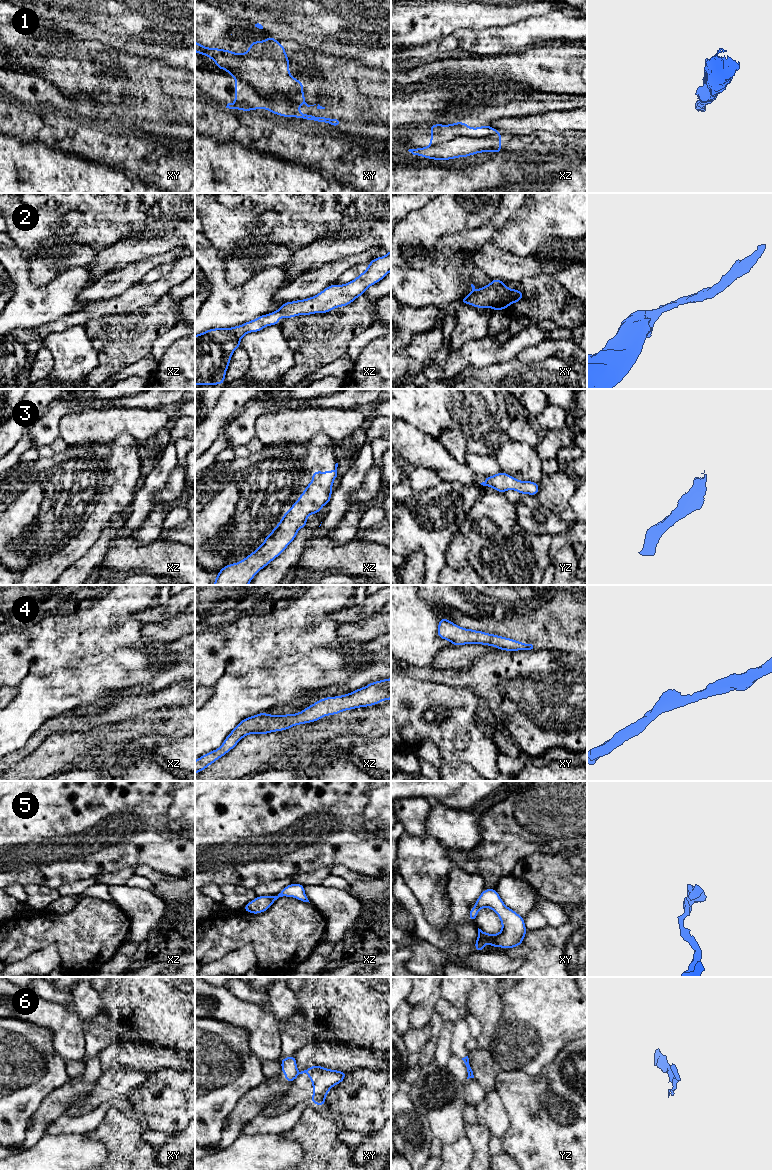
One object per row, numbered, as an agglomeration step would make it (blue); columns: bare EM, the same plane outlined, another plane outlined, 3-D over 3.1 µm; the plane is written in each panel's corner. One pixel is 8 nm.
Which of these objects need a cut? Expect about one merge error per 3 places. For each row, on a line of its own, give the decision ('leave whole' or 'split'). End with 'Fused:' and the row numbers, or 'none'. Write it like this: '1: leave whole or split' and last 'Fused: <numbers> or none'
1: split
2: leave whole
3: leave whole
4: leave whole
5: leave whole
6: split
Fused: 1, 6

